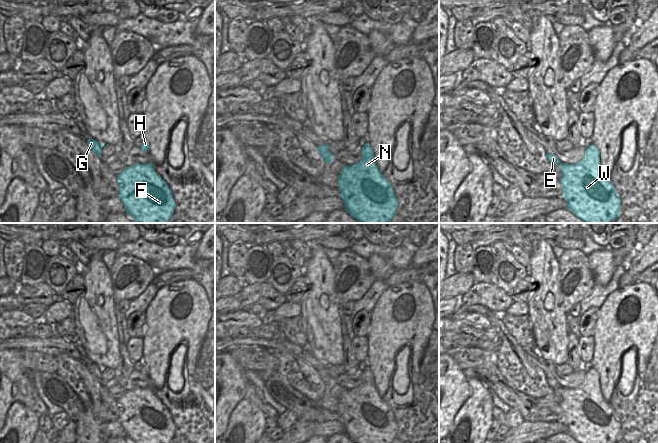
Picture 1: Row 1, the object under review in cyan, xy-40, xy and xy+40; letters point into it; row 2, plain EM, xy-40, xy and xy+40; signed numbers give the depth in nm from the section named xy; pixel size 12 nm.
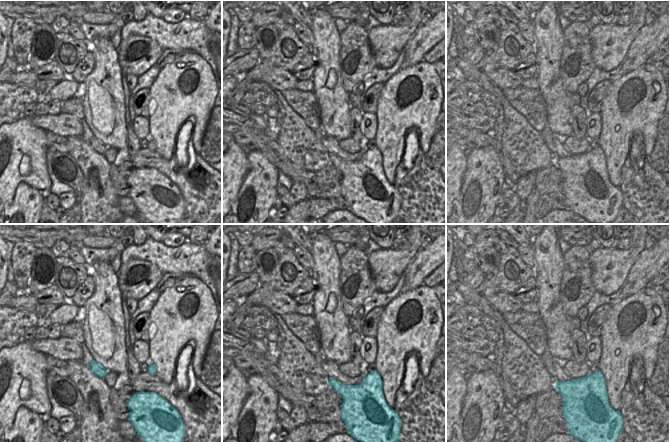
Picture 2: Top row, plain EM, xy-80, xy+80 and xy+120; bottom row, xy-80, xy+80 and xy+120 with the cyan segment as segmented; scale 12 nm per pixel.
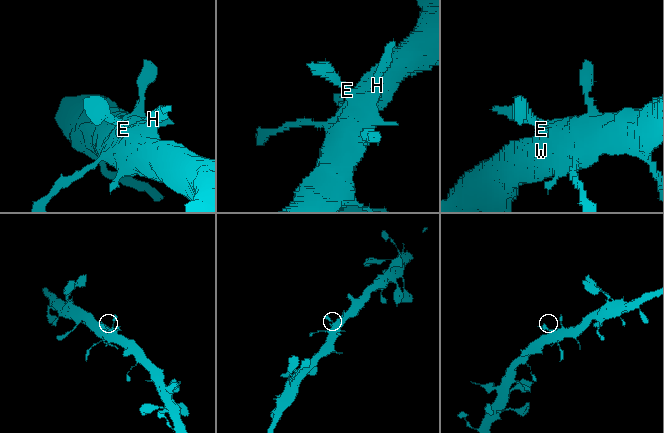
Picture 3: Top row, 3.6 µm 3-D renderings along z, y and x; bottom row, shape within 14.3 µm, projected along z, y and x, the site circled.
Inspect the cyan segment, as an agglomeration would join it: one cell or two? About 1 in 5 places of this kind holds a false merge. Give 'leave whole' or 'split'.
leave whole

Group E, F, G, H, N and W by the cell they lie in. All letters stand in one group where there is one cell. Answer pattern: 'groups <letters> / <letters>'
groups E F G H N W

